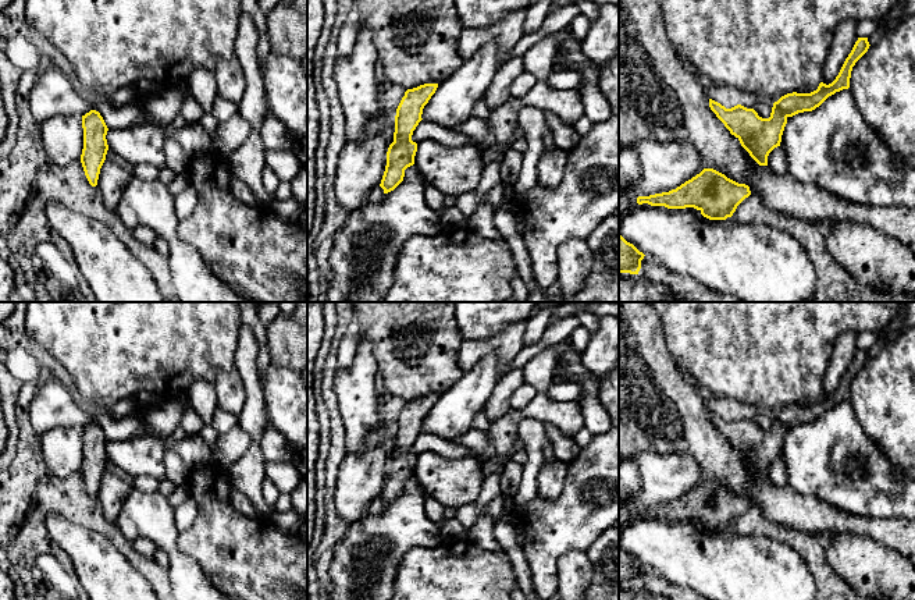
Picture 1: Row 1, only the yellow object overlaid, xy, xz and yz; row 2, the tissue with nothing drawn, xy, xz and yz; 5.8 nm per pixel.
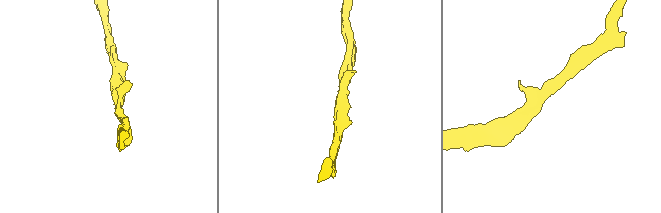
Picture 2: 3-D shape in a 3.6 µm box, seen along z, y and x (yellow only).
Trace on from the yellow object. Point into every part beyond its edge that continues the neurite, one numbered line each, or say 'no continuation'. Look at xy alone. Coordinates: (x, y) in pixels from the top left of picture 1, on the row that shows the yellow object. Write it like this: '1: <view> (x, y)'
no continuation

